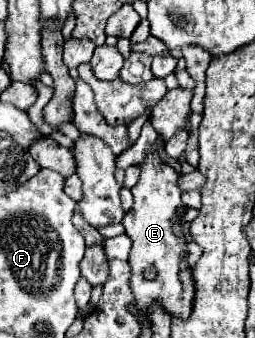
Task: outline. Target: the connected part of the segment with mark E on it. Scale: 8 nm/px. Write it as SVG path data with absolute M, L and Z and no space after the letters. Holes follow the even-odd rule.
M159 137L149 149L145 159L139 163L141 175L137 185L131 189L133 193L133 207L123 217L123 227L127 237L133 241L129 263L133 269L131 275L131 289L137 297L137 309L145 315L151 301L161 301L163 307L181 319L191 315L193 307L193 277L191 269L187 267L187 237L183 233L185 225L181 223L181 215L185 213L185 205L181 203L181 191L177 189L177 171L167 165L159 157L159 145L163 139ZM147 267L157 269L157 277L153 281L143 279Z

